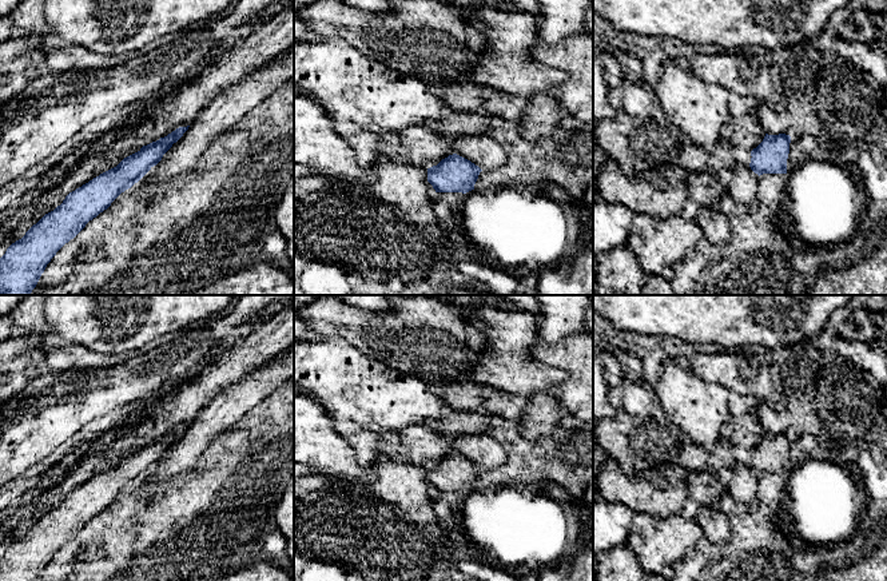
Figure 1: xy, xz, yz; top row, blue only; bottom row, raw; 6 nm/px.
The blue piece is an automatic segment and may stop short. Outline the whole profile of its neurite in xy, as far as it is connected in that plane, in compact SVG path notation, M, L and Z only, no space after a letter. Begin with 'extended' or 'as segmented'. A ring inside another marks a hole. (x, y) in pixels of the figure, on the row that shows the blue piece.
as segmented; M188 127L143 146L116 167L69 192L60 206L12 243L0 258L0 295L29 295L56 252L156 166Z

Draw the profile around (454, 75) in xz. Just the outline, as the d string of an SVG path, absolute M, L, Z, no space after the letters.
M314 0L298 8L306 31L339 37L370 59L430 87L469 81L486 37L464 19L462 9L442 0L389 0L385 9L362 11L338 0Z

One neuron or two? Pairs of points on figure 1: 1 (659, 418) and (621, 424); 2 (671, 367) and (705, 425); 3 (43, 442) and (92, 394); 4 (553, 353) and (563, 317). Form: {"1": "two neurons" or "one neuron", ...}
{"1": "one neuron", "2": "one neuron", "3": "one neuron", "4": "two neurons"}

